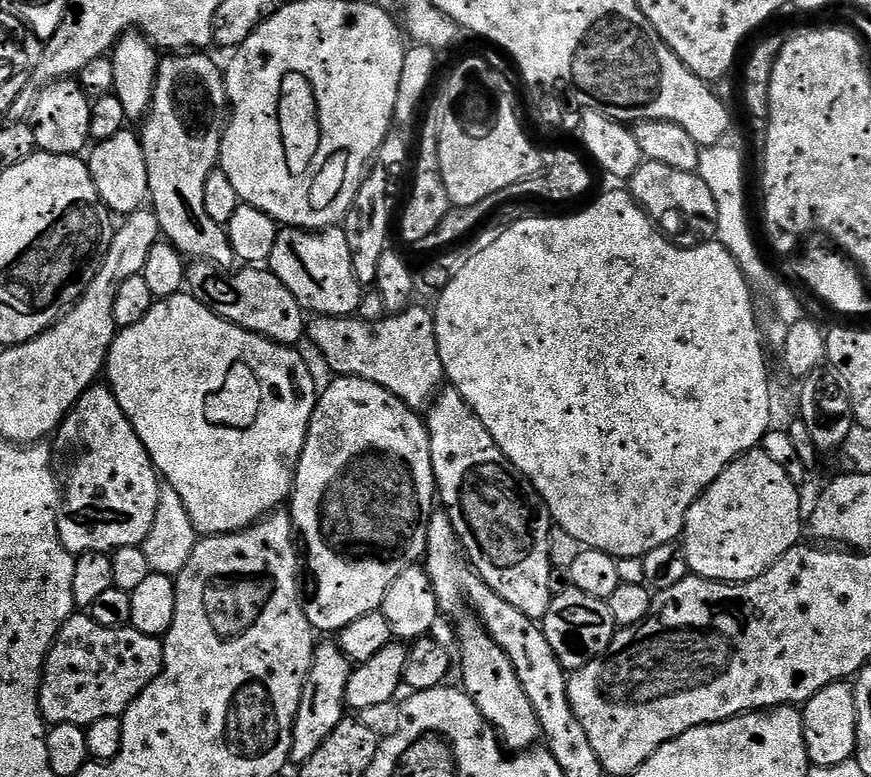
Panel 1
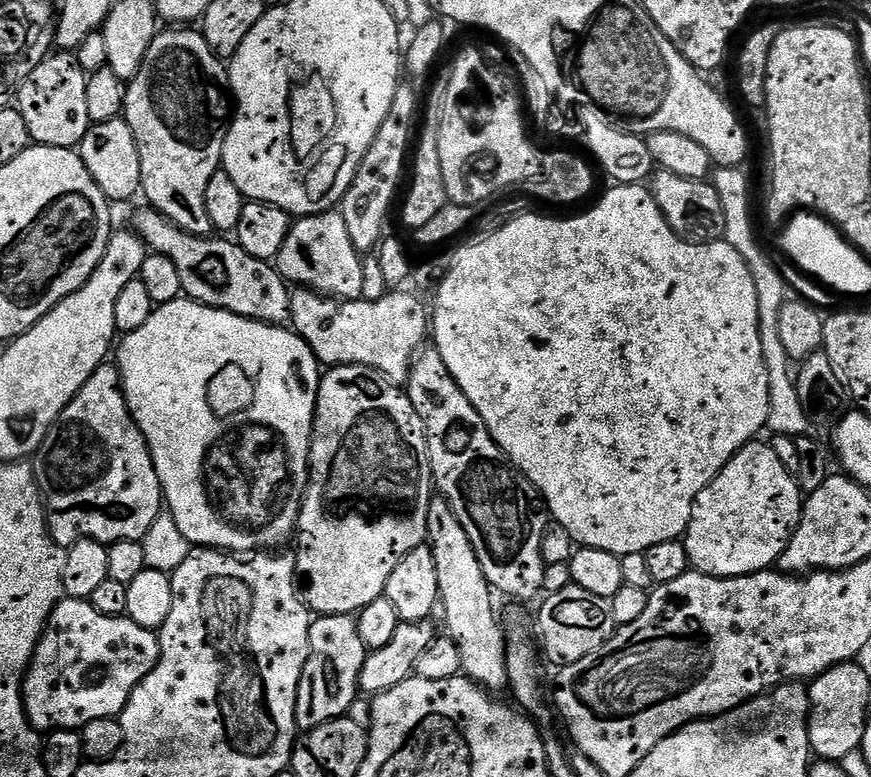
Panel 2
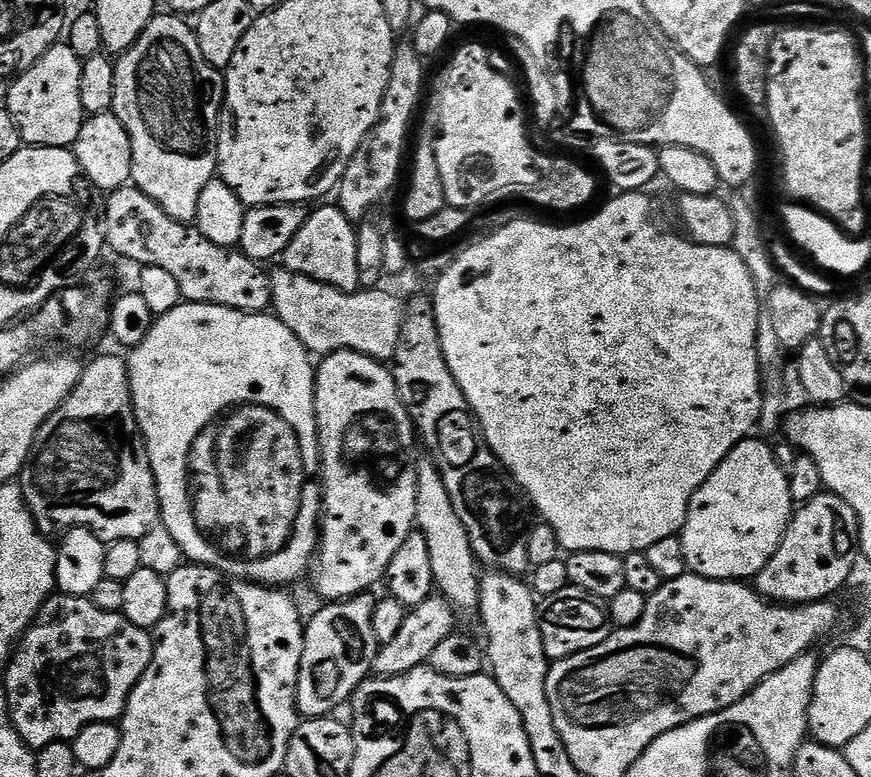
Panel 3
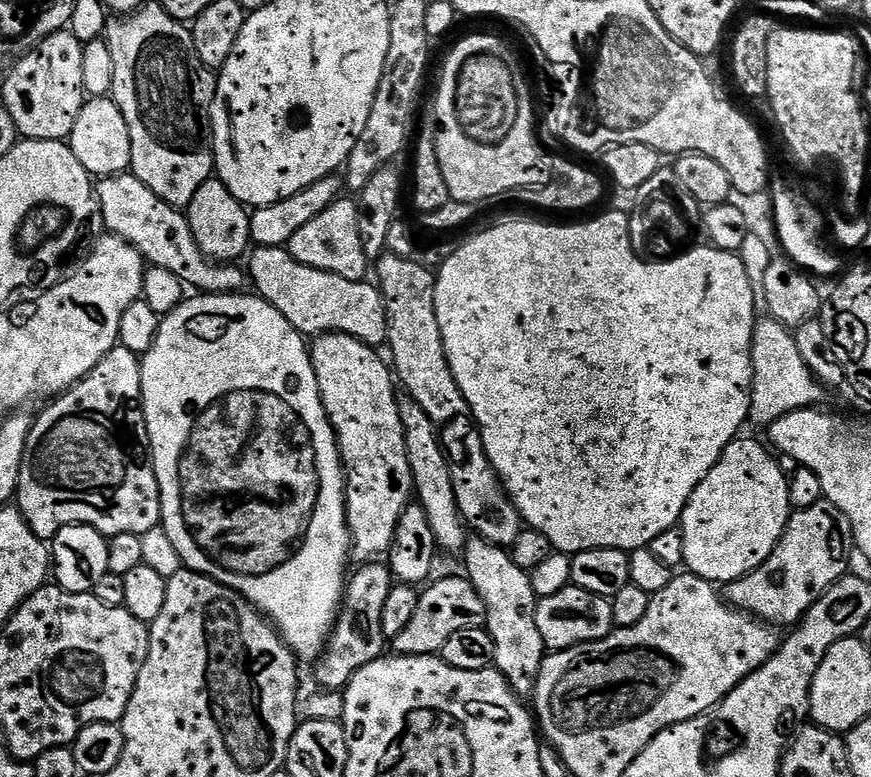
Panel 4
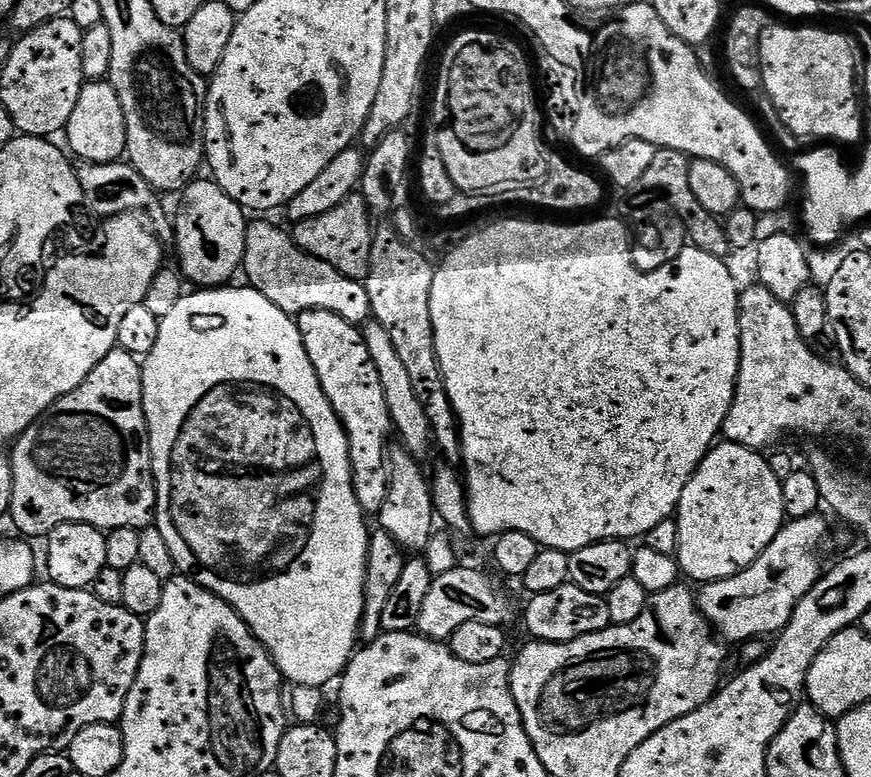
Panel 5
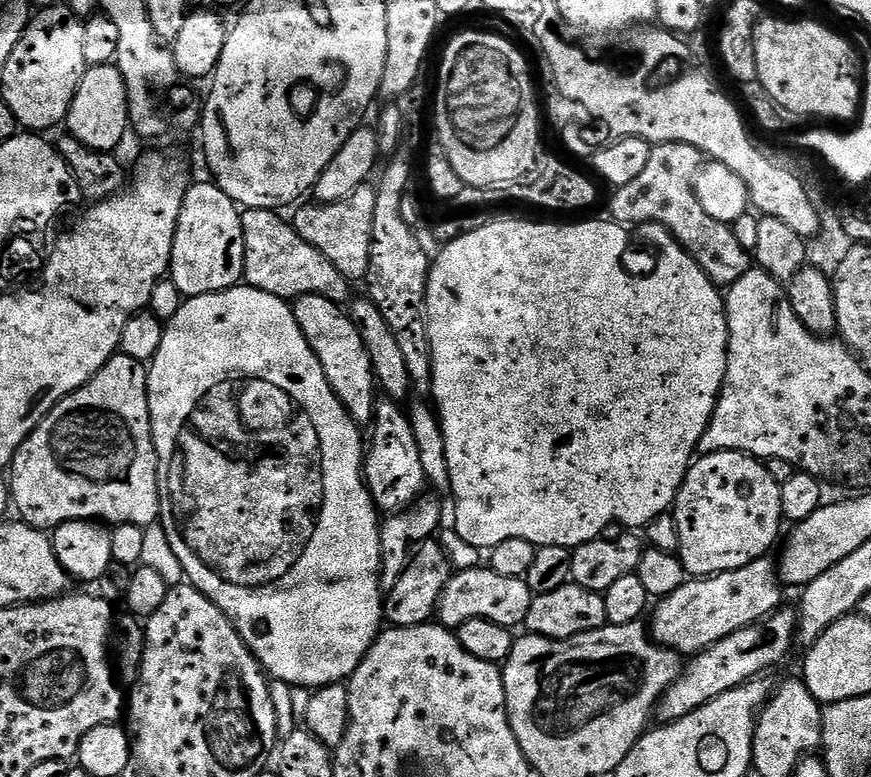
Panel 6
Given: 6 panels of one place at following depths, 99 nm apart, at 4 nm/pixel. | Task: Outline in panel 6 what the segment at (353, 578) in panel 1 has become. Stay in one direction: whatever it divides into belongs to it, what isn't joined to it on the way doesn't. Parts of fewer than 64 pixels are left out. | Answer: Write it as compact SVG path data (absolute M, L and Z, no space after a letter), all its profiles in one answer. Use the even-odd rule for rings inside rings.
M318 294L300 296L291 305L291 310L330 382L332 393L340 399L342 406L357 424L371 425L378 399L378 385L372 373L372 359L366 350L366 342L351 315L330 298L322 298Z

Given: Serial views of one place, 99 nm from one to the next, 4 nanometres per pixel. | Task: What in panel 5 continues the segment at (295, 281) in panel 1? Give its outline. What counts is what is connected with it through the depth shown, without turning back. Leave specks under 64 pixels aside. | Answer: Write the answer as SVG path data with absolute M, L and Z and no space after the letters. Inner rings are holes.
M359 194L346 198L346 202L338 202L334 210L326 210L326 214L318 214L318 218L306 218L298 222L291 229L292 241L303 252L314 258L322 258L322 262L330 262L330 266L346 274L346 278L361 282L367 280L370 270L373 231L374 217L364 197Z

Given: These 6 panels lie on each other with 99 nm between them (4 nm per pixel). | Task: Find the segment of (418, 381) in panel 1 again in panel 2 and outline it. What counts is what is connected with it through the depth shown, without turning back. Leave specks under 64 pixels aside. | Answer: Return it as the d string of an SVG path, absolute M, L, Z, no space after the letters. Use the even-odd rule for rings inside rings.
M297 287L290 298L292 318L291 327L297 336L310 346L310 350L320 361L321 365L337 368L338 366L366 366L382 373L387 380L394 384L403 385L408 379L417 352L425 347L430 336L430 312L424 309L419 295L404 290L389 291L387 296L378 298L378 302L369 300L338 300L330 296L321 296L311 288Z

